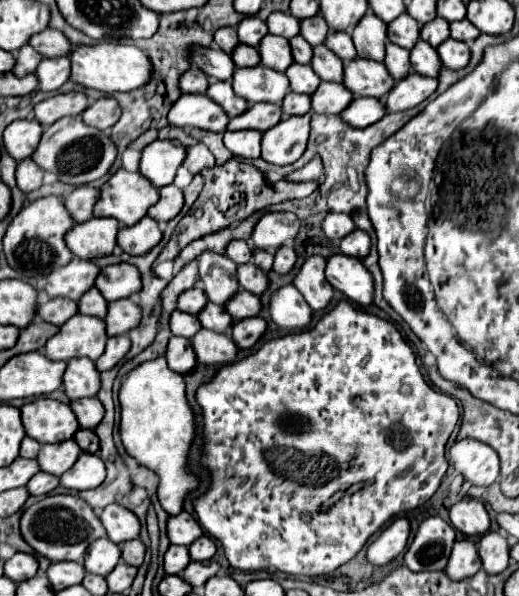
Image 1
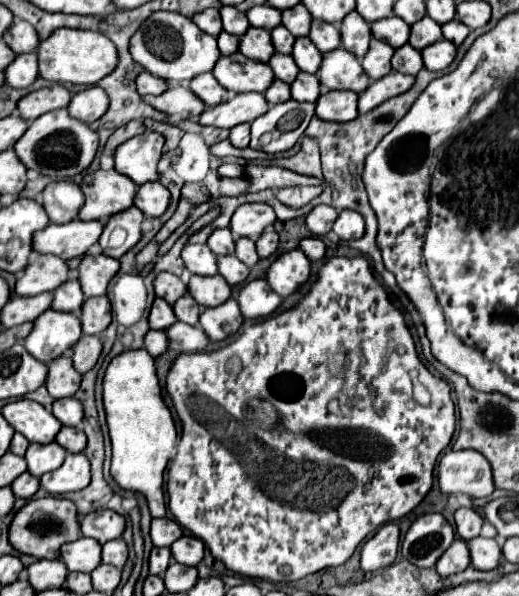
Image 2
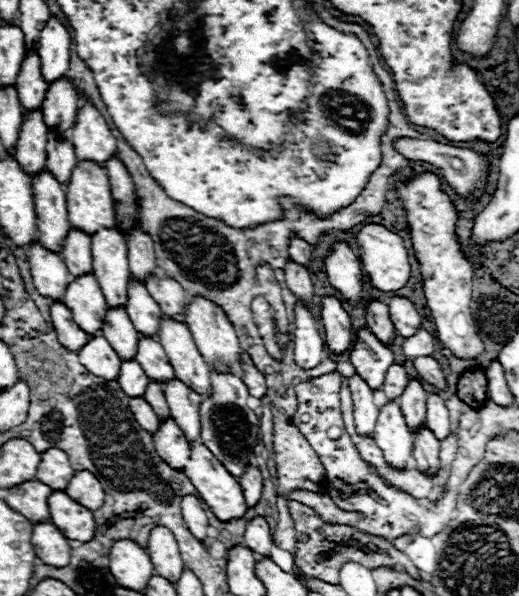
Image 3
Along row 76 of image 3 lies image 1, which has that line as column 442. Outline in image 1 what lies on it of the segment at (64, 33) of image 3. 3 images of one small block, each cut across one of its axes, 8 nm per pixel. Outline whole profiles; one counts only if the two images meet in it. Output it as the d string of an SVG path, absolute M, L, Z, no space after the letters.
M448 38L446 42L442 42L438 46L438 54L442 58L444 68L448 68L448 70L466 68L468 62L470 62L470 48L464 42L460 42L460 40Z

